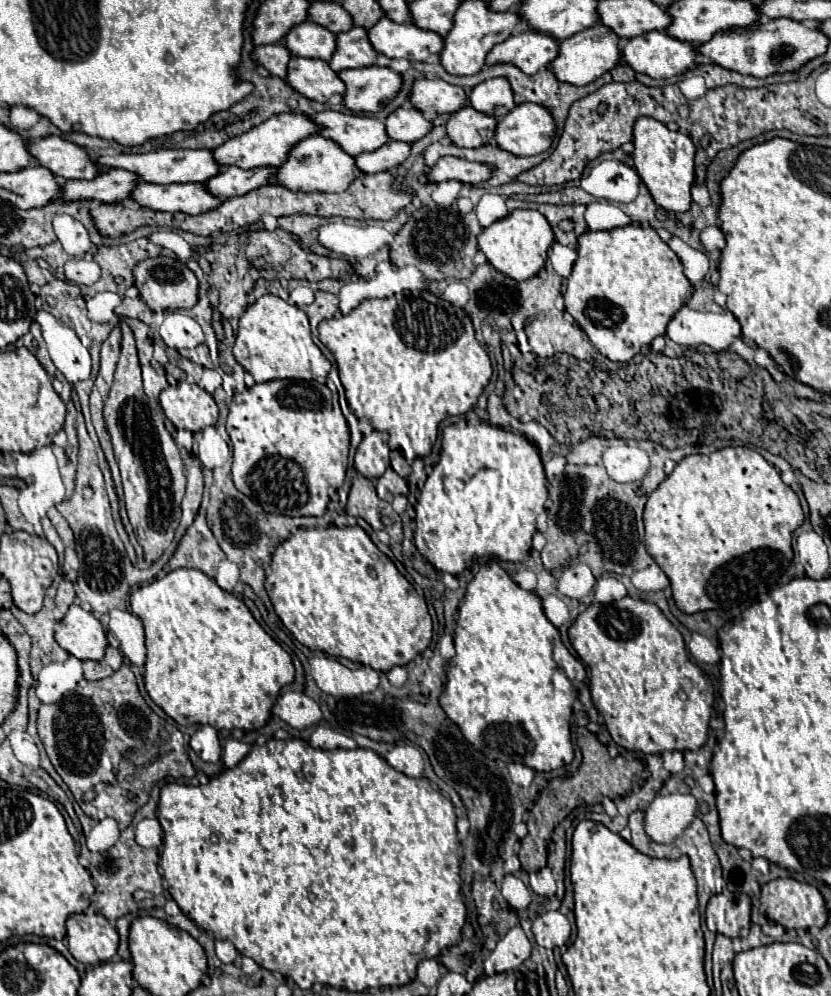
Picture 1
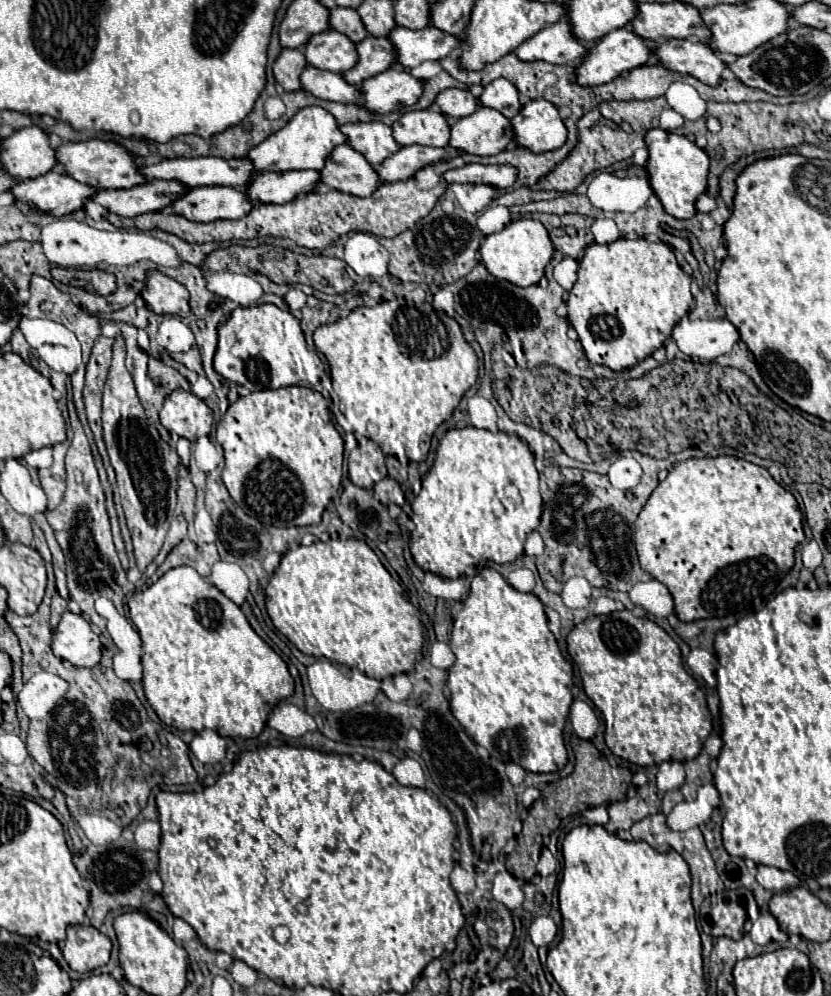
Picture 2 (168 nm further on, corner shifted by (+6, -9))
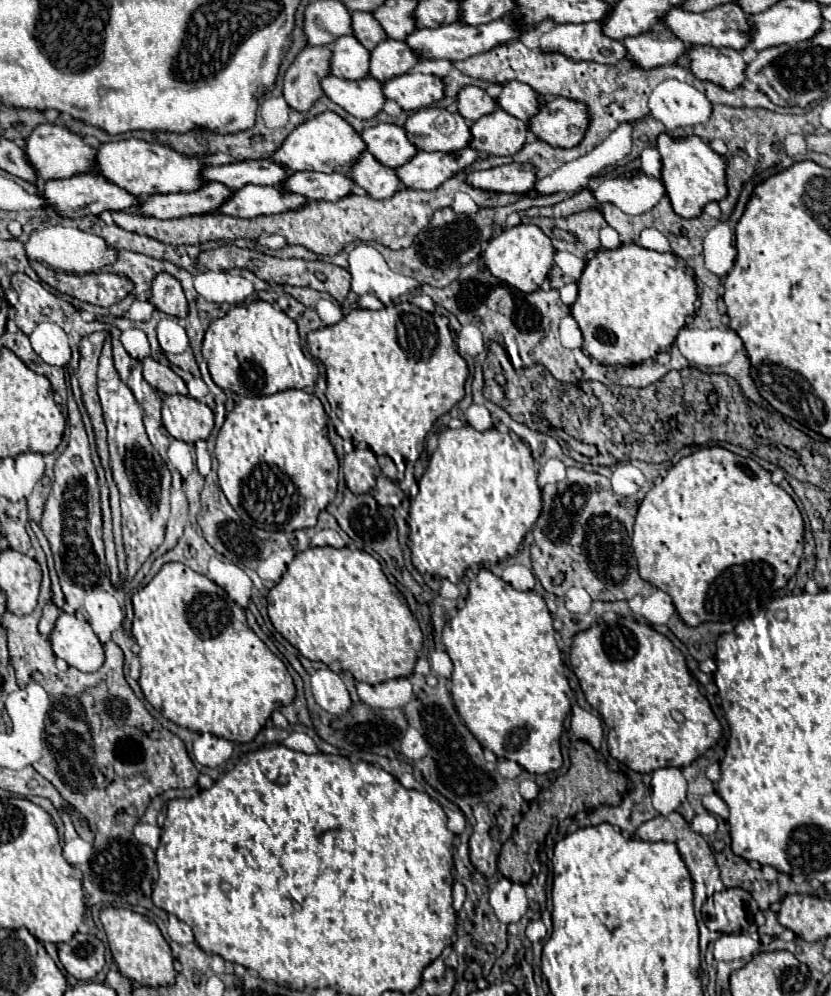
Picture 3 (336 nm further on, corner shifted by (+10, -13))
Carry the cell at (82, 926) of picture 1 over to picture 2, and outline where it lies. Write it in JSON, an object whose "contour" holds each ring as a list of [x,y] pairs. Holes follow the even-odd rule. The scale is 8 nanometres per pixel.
{"contour":[[[70,925],[66,933],[68,937],[64,941],[62,955],[70,969],[88,973],[108,963],[112,943],[98,929],[92,925]]]}

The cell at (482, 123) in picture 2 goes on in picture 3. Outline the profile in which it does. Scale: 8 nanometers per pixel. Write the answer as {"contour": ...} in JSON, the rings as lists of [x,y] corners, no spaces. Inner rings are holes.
{"contour":[[[498,107],[494,113],[472,125],[474,139],[470,147],[488,155],[514,155],[526,143],[528,133],[530,129],[526,127],[526,121],[518,121],[514,115]]]}

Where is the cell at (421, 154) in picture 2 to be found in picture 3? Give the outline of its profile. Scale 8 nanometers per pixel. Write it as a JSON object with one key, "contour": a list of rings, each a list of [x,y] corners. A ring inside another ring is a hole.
{"contour":[[[472,147],[454,151],[454,153],[418,151],[414,159],[398,167],[396,171],[406,187],[432,191],[432,189],[438,189],[438,185],[442,185],[452,175],[470,167],[478,159],[480,159],[480,151]]]}

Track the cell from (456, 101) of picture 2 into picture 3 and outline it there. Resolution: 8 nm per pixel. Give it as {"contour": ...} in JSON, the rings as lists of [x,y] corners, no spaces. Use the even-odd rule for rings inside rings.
{"contour":[[[464,87],[458,95],[458,113],[468,121],[478,121],[480,117],[490,115],[496,107],[496,99],[482,87]]]}

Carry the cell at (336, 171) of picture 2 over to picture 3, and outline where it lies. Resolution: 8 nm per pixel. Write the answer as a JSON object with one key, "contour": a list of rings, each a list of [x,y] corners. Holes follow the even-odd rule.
{"contour":[[[362,153],[354,169],[350,171],[350,177],[360,185],[362,189],[368,191],[370,197],[374,199],[386,199],[404,189],[402,181],[398,181],[396,169],[386,169],[372,153]]]}

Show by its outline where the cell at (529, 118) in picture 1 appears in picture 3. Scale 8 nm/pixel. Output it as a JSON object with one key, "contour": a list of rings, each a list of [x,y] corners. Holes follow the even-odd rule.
{"contour":[[[566,97],[546,101],[538,115],[530,119],[530,131],[552,147],[576,147],[590,123],[584,103]]]}

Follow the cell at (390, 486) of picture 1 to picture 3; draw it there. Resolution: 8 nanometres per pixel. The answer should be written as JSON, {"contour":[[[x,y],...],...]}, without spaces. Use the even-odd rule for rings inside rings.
{"contour":[[[384,475],[378,477],[378,483],[376,483],[372,495],[380,505],[392,505],[392,507],[398,507],[402,497],[404,497],[402,489],[396,483],[392,483],[388,477],[384,477]]]}

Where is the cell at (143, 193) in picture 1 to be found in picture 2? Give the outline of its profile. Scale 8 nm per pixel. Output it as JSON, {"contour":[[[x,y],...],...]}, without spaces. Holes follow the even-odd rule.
{"contour":[[[194,187],[170,203],[170,209],[188,221],[210,223],[216,219],[240,219],[252,209],[252,201],[236,187]]]}

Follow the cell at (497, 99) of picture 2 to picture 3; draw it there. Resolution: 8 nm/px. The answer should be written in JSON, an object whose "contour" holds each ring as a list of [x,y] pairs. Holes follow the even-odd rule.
{"contour":[[[508,81],[502,89],[502,95],[498,97],[498,105],[510,115],[528,121],[530,117],[534,117],[534,113],[538,113],[540,93],[526,83]]]}

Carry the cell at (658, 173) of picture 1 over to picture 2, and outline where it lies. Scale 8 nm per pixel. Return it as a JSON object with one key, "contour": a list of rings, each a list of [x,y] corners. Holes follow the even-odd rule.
{"contour":[[[650,129],[644,135],[646,147],[648,147],[648,181],[654,189],[654,195],[660,199],[664,211],[676,219],[690,219],[696,215],[694,203],[698,195],[706,189],[706,177],[708,177],[708,157],[706,153],[696,147],[688,137],[674,135],[670,131],[662,129]]]}

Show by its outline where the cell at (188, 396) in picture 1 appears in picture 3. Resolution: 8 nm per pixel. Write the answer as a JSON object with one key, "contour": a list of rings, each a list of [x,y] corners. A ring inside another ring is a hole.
{"contour":[[[166,395],[162,401],[162,423],[174,439],[194,445],[212,433],[214,413],[208,405],[188,395]]]}

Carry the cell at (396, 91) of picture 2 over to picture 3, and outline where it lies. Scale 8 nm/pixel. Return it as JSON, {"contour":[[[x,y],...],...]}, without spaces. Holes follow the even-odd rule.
{"contour":[[[406,73],[384,83],[384,95],[404,111],[418,111],[444,97],[444,81],[436,75]]]}

